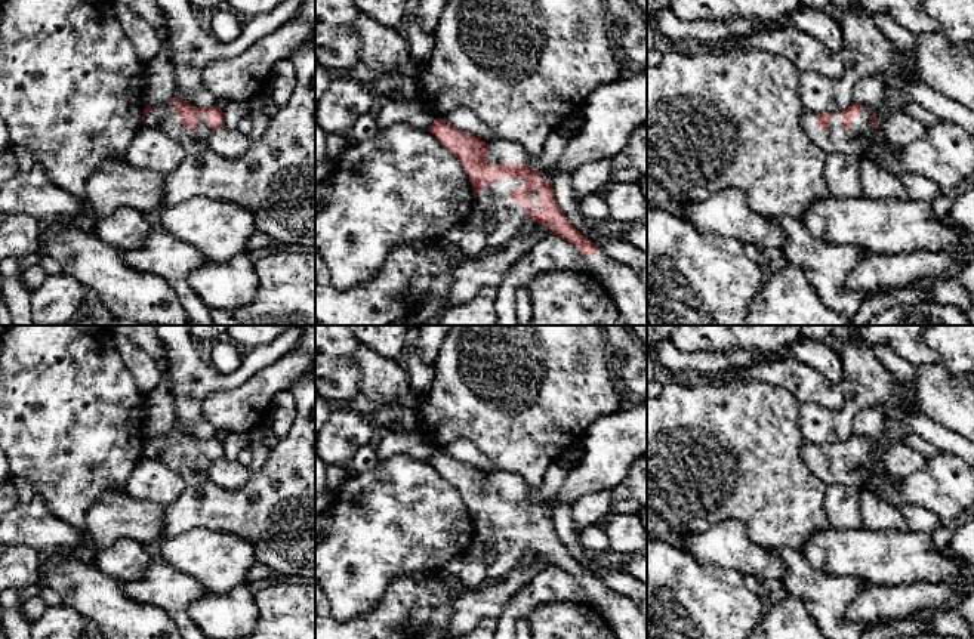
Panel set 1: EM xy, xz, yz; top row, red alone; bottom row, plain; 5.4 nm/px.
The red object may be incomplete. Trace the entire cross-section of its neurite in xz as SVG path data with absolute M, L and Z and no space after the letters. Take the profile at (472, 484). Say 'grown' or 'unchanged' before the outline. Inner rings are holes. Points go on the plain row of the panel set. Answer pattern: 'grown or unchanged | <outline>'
grown | M437 450L429 463L457 488L472 516L477 543L490 544L496 549L496 558L487 565L487 578L496 583L506 578L512 571L524 564L524 550L531 549L536 555L545 556L551 565L558 567L576 577L585 587L589 604L602 615L617 639L647 639L647 617L639 606L628 596L619 595L604 586L594 574L571 556L560 540L552 515L545 512L543 503L534 504L528 494L531 487L511 472L496 470L490 475L471 467Z

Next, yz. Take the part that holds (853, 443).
grown | M885 425L881 442L873 447L867 438L851 435L844 442L816 445L805 441L801 457L810 470L826 485L864 487L875 473L873 463L885 448L888 426Z

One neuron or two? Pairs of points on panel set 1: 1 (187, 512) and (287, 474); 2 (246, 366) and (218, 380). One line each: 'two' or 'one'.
1: one
2: one

